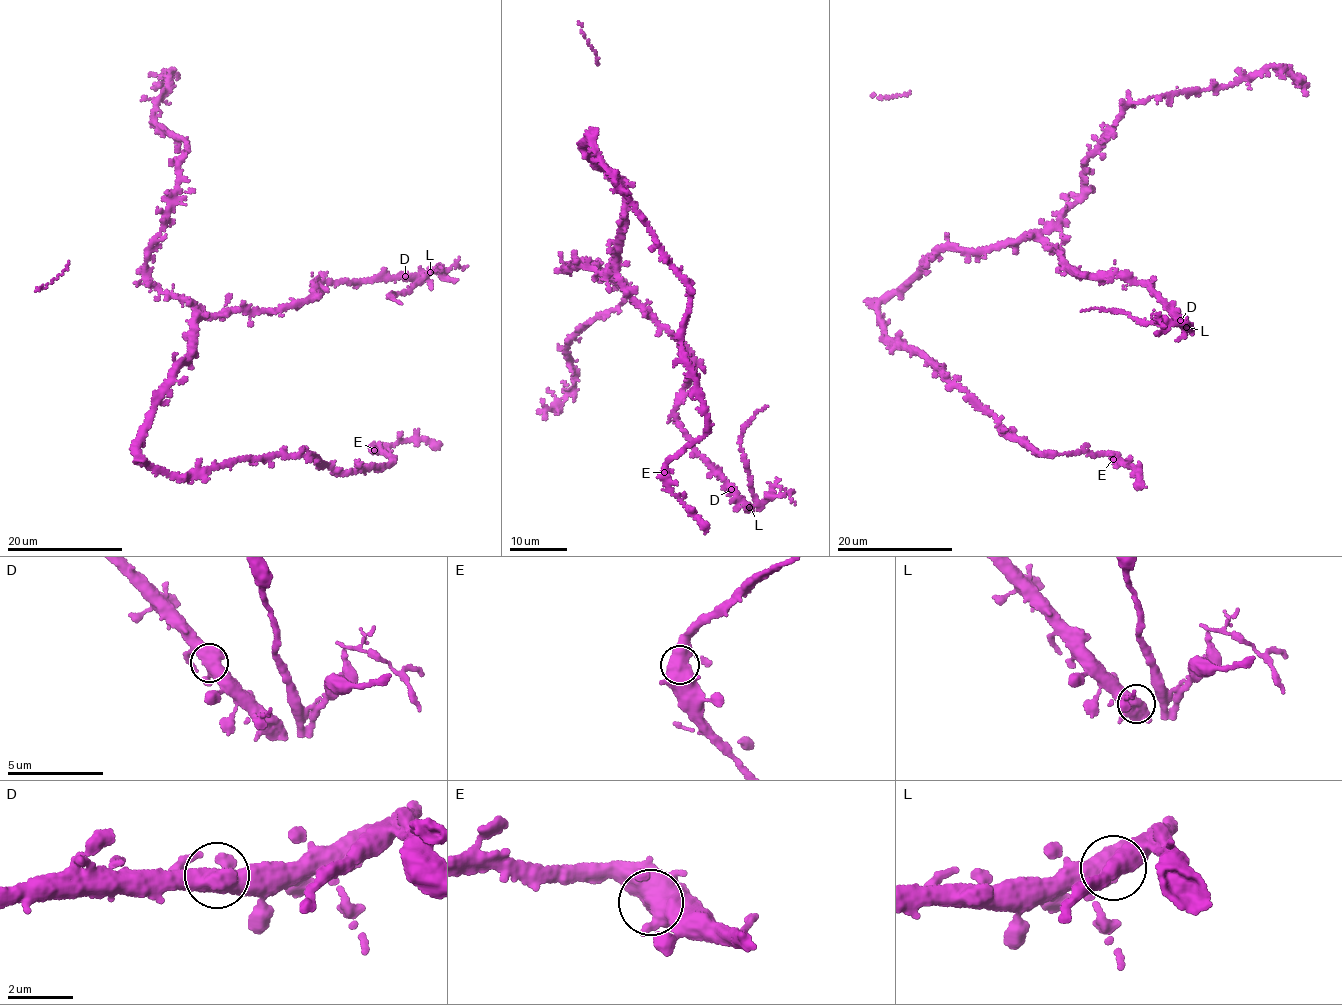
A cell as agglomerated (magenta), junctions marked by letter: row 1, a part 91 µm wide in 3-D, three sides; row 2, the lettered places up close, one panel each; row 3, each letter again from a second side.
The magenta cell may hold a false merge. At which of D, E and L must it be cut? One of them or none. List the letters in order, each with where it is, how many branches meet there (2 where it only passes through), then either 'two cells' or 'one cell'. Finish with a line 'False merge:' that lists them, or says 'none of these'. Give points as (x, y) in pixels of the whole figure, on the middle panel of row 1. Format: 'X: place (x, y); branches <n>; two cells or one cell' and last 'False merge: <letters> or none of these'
D: place (731, 489); branches 3; one cell
E: place (664, 472); branches 3; one cell
L: place (749, 507); branches 3; two cells
False merge: L

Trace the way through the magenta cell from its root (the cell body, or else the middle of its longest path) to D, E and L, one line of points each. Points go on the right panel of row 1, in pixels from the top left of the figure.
D: (931, 259), (953, 247), (980, 252), (1007, 241), (1045, 240), (1071, 272), (1125, 275), (1150, 285), (1180, 320)
E: (931, 259), (878, 304), (887, 338), (929, 359), (992, 412), (1003, 432), (1037, 453), (1083, 450), (1113, 459)
L: (931, 259), (953, 247), (980, 252), (1007, 241), (1045, 240), (1071, 272), (1125, 275), (1150, 285), (1186, 327)

